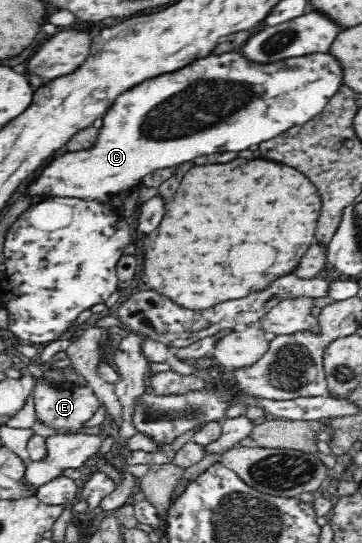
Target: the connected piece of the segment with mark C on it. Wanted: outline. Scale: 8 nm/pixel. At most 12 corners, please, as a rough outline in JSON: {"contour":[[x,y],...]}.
{"contour":[[210,54],[119,94],[23,195],[87,199],[323,112],[331,54]]}

